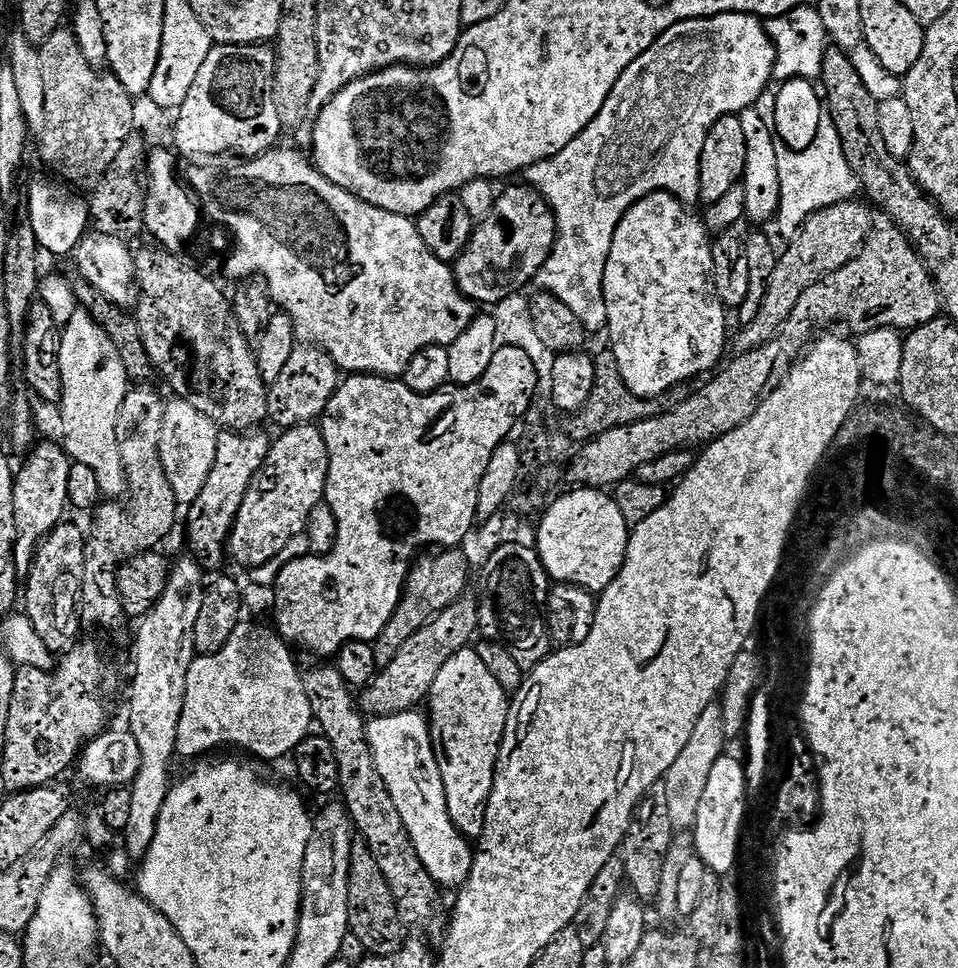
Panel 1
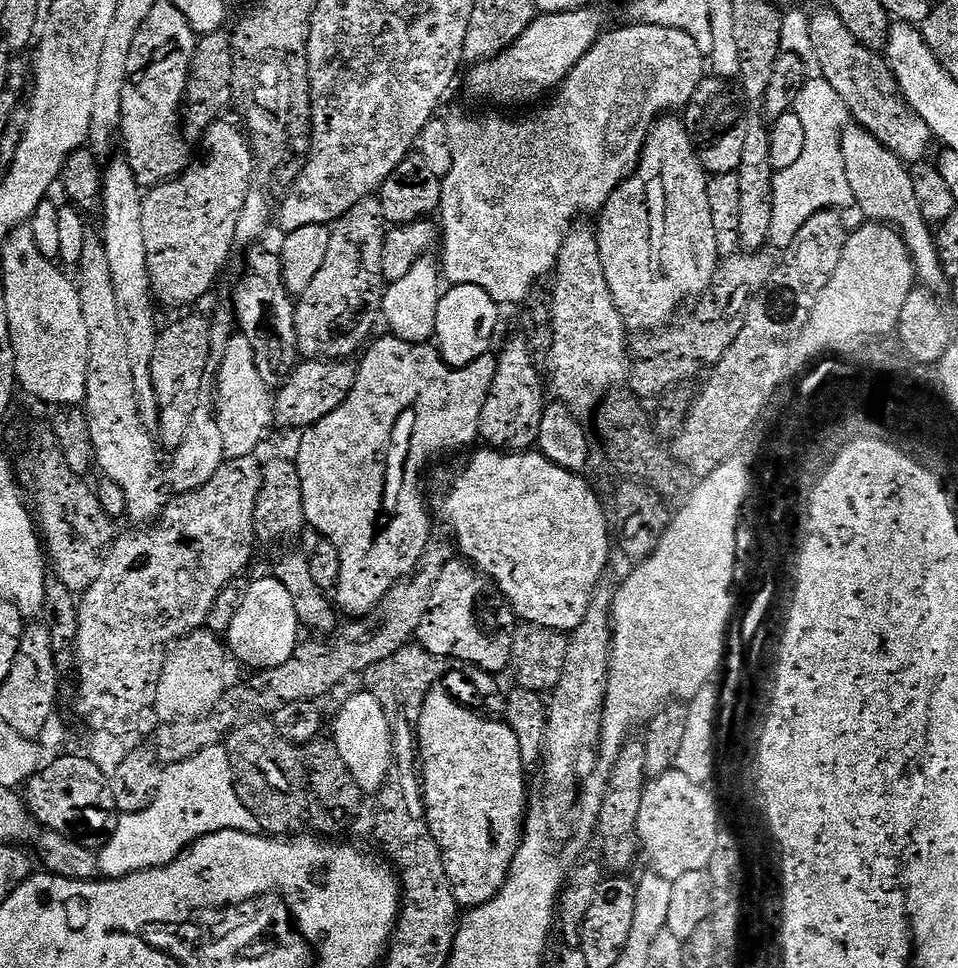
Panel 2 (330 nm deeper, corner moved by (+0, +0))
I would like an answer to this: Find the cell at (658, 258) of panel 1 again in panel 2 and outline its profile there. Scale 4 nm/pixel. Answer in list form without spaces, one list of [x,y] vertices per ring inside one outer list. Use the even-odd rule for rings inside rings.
[[[665,114],[657,119],[648,132],[648,141],[644,144],[644,153],[640,156],[639,168],[628,179],[620,183],[618,190],[614,190],[614,194],[610,194],[606,206],[599,213],[600,228],[597,227],[595,229],[595,234],[596,241],[600,247],[600,253],[602,254],[602,266],[606,270],[606,282],[610,286],[610,294],[622,314],[624,323],[629,329],[644,331],[667,325],[675,317],[672,315],[679,310],[680,303],[687,296],[692,296],[695,292],[696,296],[703,293],[705,289],[710,288],[720,251],[718,250],[718,242],[714,238],[714,222],[710,219],[710,202],[706,198],[708,181],[709,177],[706,175],[704,169],[701,168],[696,151],[692,148],[692,139],[688,137],[688,131],[684,129],[683,119],[676,114]]]

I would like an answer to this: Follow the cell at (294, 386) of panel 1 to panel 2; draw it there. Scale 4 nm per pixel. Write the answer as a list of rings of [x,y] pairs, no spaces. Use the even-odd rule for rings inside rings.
[[[369,198],[358,202],[342,218],[330,225],[330,247],[326,259],[322,261],[322,270],[310,282],[309,288],[295,301],[296,313],[296,350],[306,360],[346,360],[355,357],[355,352],[369,343],[372,331],[376,328],[376,320],[381,319],[382,305],[386,281],[382,274],[382,246],[386,225],[379,199]]]

